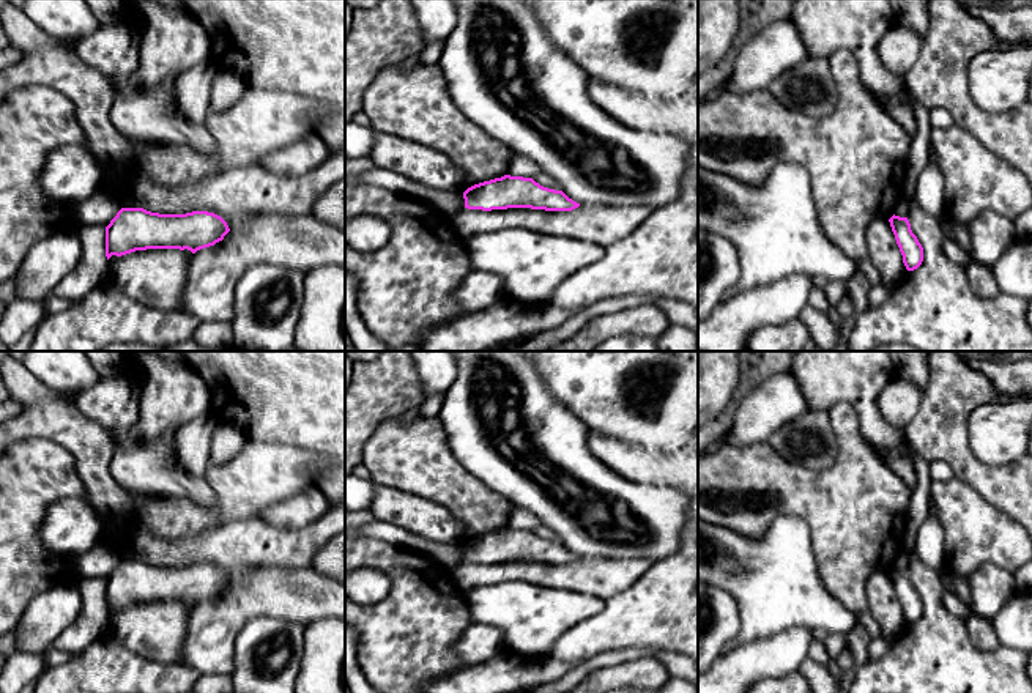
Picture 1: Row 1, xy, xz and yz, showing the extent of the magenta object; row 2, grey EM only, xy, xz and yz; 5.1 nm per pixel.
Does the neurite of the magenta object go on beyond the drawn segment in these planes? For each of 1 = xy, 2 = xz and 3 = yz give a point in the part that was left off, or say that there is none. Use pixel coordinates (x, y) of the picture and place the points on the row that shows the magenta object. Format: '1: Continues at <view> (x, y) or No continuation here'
1: No continuation here
2: No continuation here
3: No continuation here

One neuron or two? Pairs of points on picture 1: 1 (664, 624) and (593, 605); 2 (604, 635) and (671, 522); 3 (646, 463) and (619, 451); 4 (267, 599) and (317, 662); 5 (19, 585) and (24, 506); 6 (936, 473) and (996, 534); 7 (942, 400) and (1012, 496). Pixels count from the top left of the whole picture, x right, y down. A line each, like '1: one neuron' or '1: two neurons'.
1: two neurons
2: two neurons
3: one neuron
4: two neurons
5: one neuron
6: two neurons
7: one neuron

